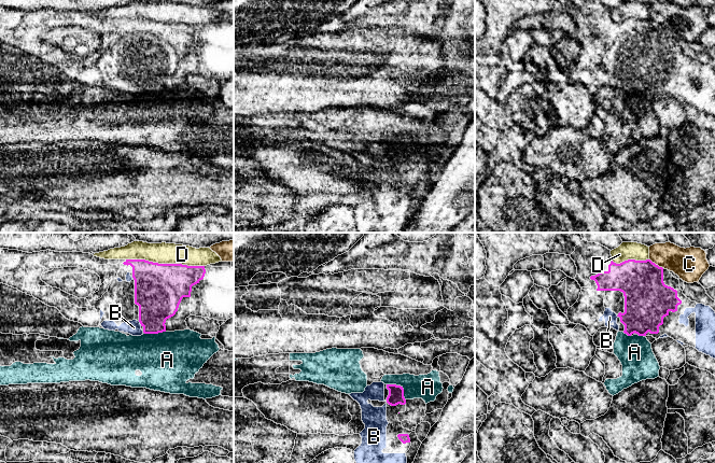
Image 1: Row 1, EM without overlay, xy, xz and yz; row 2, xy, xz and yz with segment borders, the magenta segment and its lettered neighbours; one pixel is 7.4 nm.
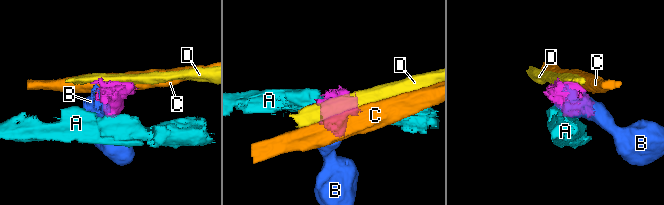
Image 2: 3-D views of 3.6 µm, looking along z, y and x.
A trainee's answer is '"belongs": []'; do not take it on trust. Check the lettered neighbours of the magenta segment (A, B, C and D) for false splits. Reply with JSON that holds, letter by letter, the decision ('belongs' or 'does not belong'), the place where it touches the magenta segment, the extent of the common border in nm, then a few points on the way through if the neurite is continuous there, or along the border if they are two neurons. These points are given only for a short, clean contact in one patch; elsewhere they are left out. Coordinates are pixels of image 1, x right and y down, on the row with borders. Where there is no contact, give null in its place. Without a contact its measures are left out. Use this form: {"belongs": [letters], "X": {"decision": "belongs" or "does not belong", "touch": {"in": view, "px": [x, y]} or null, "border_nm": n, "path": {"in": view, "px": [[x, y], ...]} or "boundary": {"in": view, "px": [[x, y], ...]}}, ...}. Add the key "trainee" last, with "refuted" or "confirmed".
{"belongs": ["B"], "A": {"decision": "does not belong", "touch": {"in": "xz", "px": [401, 387]}, "border_nm": 190, "boundary": {"in": "xz", "px": [[387, 383], [398, 384], [403, 389], [405, 400]]}}, "B": {"decision": "belongs", "touch": {"in": "xy", "px": [140, 323]}, "border_nm": 50}, "C": {"decision": "does not belong", "touch": {"in": "yz", "px": [655, 264]}, "border_nm": 130}, "D": {"decision": "does not belong", "touch": {"in": "xy", "px": [165, 264]}, "border_nm": 600}, "trainee": "refuted"}

